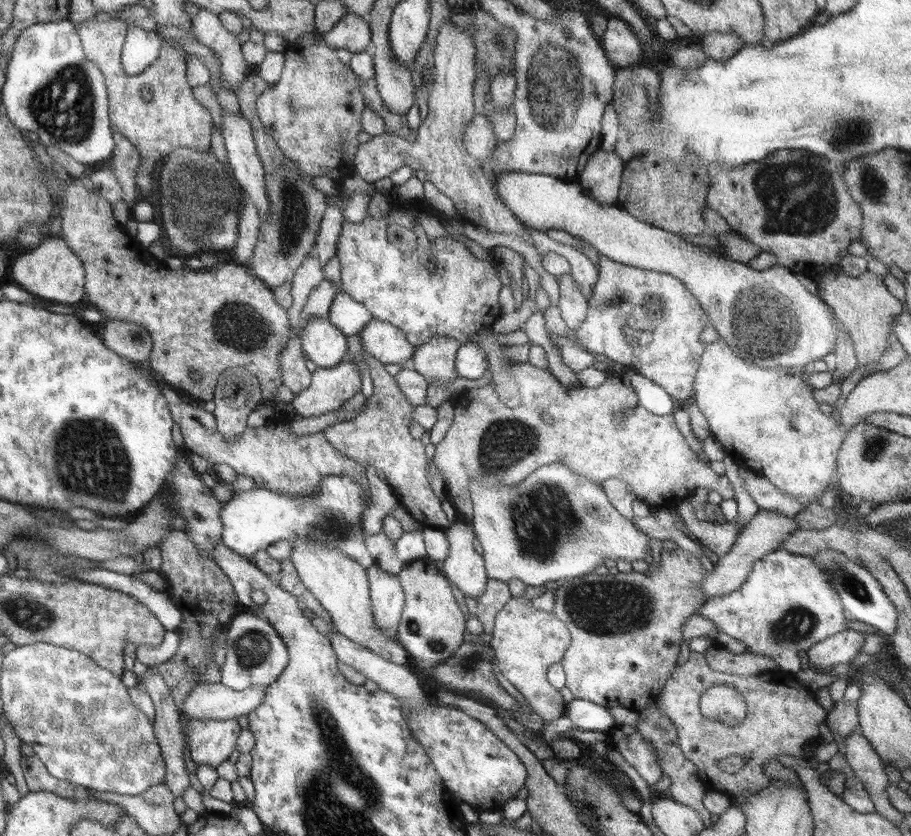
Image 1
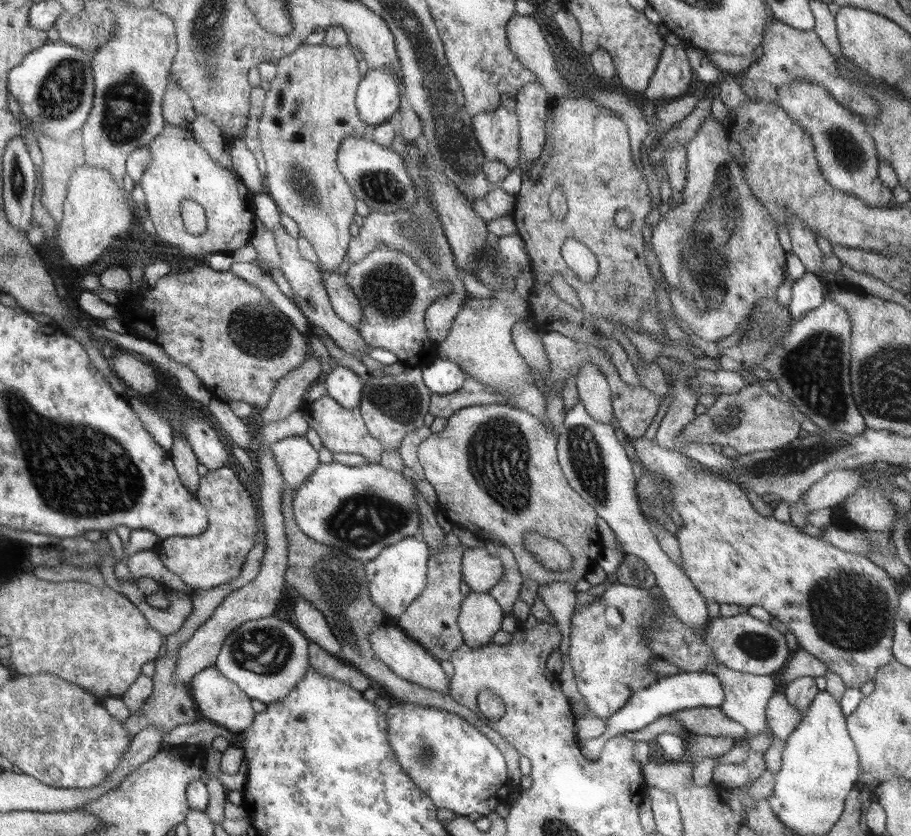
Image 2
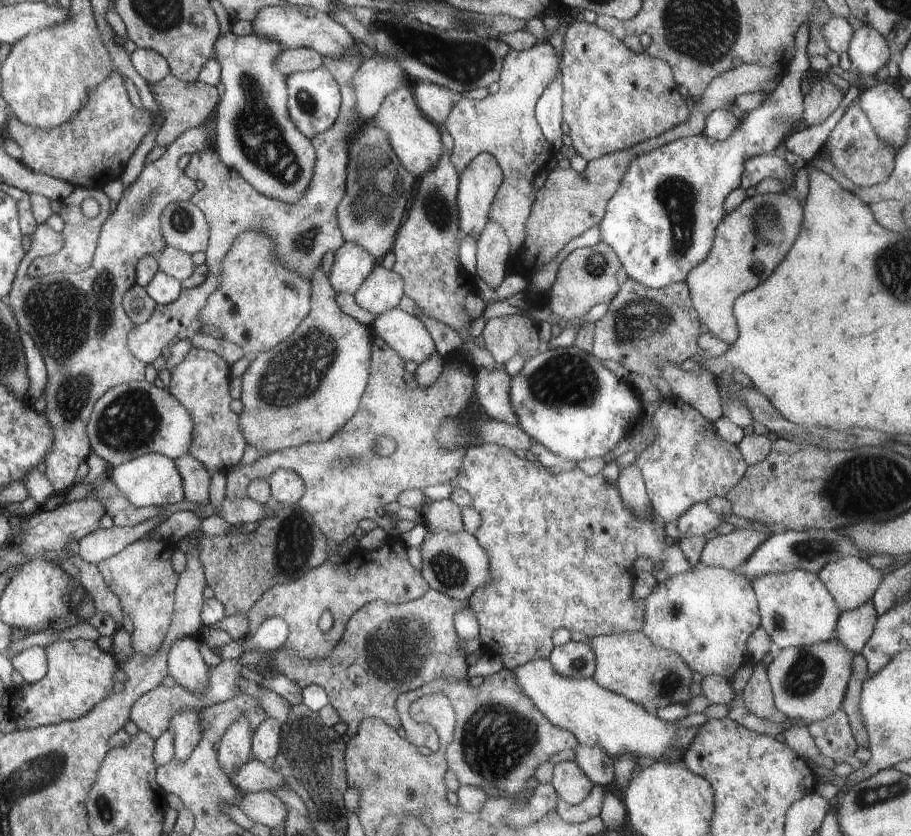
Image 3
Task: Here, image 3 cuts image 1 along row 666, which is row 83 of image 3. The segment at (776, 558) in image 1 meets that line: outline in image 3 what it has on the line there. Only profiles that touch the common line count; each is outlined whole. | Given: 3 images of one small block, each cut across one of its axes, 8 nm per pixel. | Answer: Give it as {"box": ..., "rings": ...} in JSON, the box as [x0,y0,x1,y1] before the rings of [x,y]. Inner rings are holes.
{"box":[597,22,811,290],"rings":[[[807,22],[797,30],[795,34],[797,50],[793,60],[785,66],[779,84],[765,96],[763,106],[759,106],[753,112],[737,112],[739,126],[735,128],[733,136],[719,142],[707,136],[687,136],[679,138],[675,142],[669,142],[653,152],[647,152],[639,156],[635,152],[633,160],[629,162],[629,168],[619,182],[617,192],[609,198],[605,206],[605,216],[597,224],[601,228],[601,240],[613,248],[621,262],[621,274],[627,280],[635,280],[637,284],[643,284],[647,288],[659,290],[667,288],[669,284],[685,282],[687,274],[697,268],[709,254],[713,240],[715,240],[715,228],[723,220],[725,212],[721,208],[725,196],[741,186],[743,166],[745,160],[751,156],[763,156],[773,154],[775,148],[781,144],[783,136],[789,132],[793,124],[797,124],[803,116],[803,94],[801,94],[801,82],[811,68],[809,56],[807,56],[807,42],[809,42],[809,26]]]}

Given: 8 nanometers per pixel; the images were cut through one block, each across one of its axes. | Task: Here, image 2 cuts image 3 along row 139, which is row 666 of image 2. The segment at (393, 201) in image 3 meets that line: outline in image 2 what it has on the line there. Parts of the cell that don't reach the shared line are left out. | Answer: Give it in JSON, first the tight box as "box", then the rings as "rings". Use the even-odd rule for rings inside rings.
{"box":[283,488,523,786],"rings":[[[285,488],[283,490],[283,522],[285,522],[287,558],[289,558],[287,560],[285,582],[299,592],[299,598],[313,604],[325,616],[325,620],[331,626],[335,638],[343,644],[341,660],[345,660],[349,666],[361,670],[365,676],[375,680],[387,692],[387,696],[393,698],[393,702],[413,702],[413,704],[423,704],[423,706],[455,712],[463,720],[471,722],[481,734],[491,736],[491,740],[495,740],[495,744],[499,744],[499,748],[503,748],[503,752],[507,752],[507,776],[511,778],[511,786],[519,786],[521,778],[523,778],[523,774],[519,772],[519,764],[517,764],[521,754],[513,748],[513,744],[509,744],[497,730],[487,726],[485,720],[479,714],[473,714],[471,708],[453,700],[453,696],[443,694],[439,690],[423,688],[419,684],[403,680],[401,676],[395,676],[395,672],[391,672],[391,668],[375,656],[375,652],[371,650],[371,644],[369,644],[369,634],[383,620],[383,612],[371,600],[371,592],[369,592],[369,584],[367,584],[367,578],[365,578],[363,562],[357,562],[351,556],[347,556],[339,550],[333,550],[329,546],[309,538],[307,534],[303,534],[301,528],[297,526],[297,522],[293,522],[293,518],[291,518],[291,498],[293,498],[293,490]]]}

